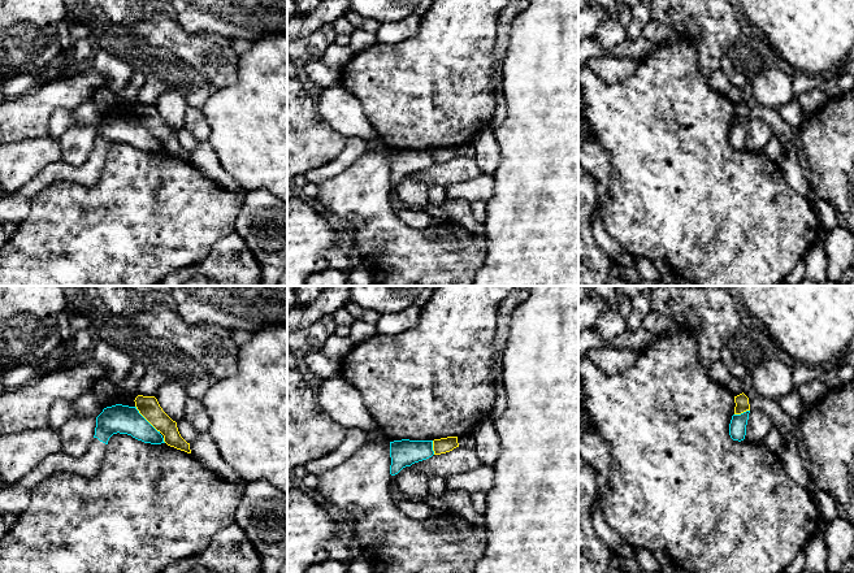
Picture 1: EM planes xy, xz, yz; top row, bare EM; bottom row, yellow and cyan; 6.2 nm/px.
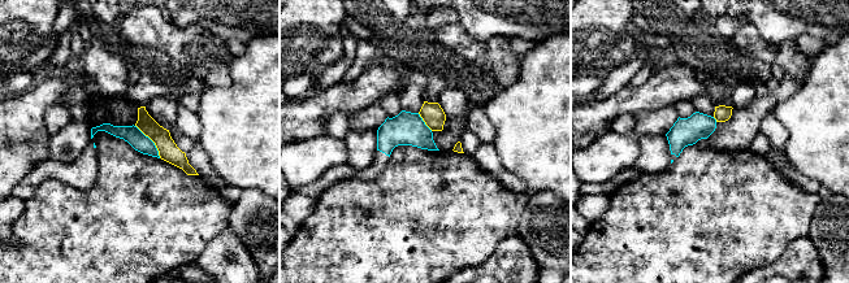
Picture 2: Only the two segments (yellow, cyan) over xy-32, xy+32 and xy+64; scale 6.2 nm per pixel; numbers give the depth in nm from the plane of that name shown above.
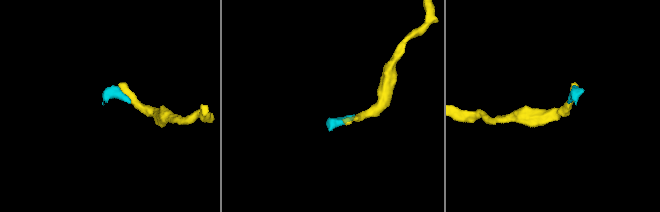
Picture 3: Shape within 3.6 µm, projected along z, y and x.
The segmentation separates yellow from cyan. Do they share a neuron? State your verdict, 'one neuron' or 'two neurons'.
two neurons

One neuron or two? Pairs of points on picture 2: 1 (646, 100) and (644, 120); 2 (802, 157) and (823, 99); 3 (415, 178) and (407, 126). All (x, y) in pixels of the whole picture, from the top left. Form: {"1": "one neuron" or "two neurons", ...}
{"1": "two neurons", "2": "one neuron", "3": "two neurons"}

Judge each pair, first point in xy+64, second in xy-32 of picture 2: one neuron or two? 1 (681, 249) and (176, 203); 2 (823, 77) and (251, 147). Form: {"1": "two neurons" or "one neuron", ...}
{"1": "one neuron", "2": "one neuron"}

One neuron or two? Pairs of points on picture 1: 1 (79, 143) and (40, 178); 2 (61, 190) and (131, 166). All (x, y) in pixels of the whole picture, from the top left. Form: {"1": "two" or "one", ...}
{"1": "two", "2": "one"}

